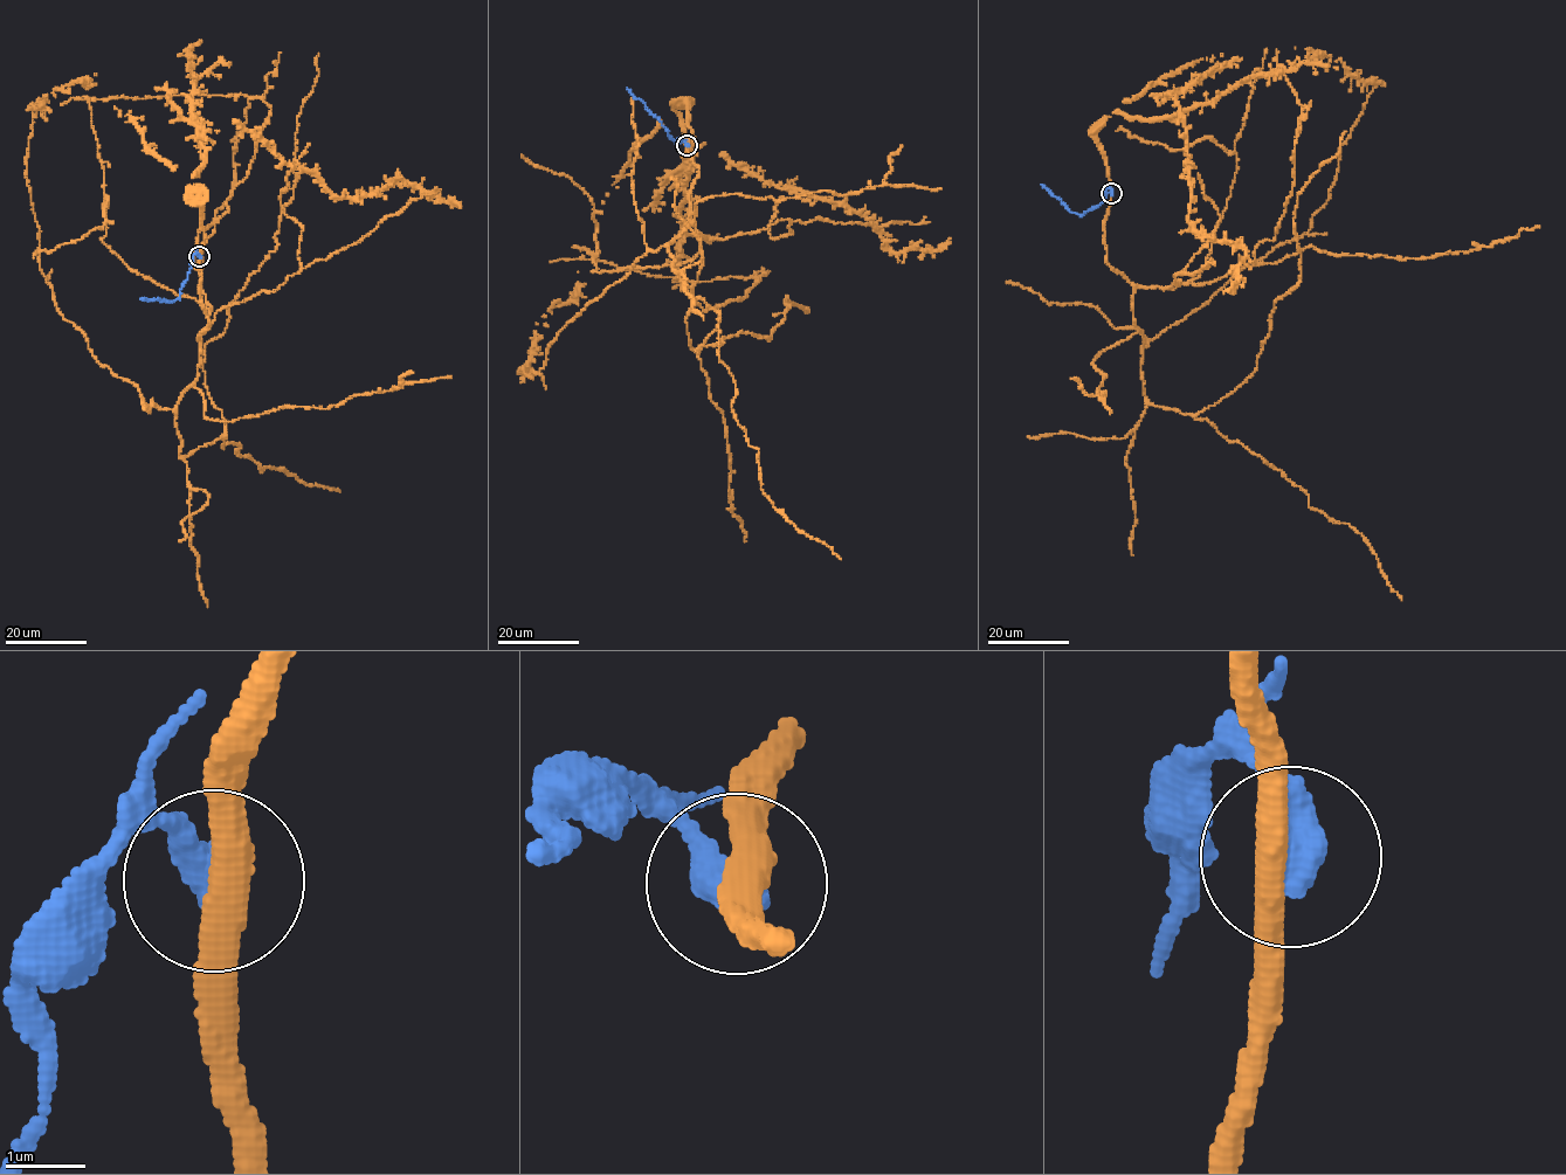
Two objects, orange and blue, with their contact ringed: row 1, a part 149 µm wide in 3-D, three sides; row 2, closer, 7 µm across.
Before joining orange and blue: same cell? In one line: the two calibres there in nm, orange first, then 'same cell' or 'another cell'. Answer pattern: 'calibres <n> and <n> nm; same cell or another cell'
calibres 400 and 550 nm; another cell

